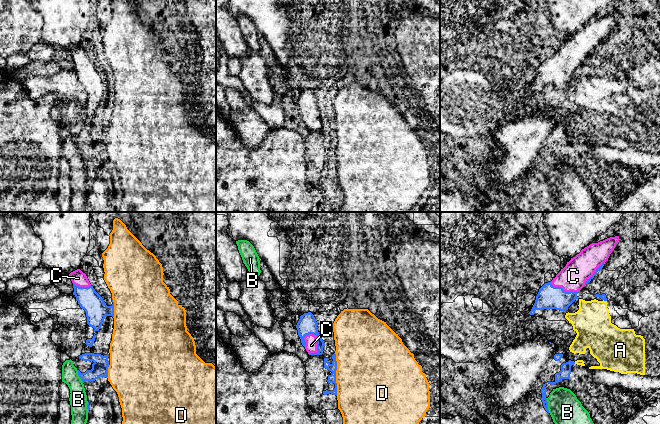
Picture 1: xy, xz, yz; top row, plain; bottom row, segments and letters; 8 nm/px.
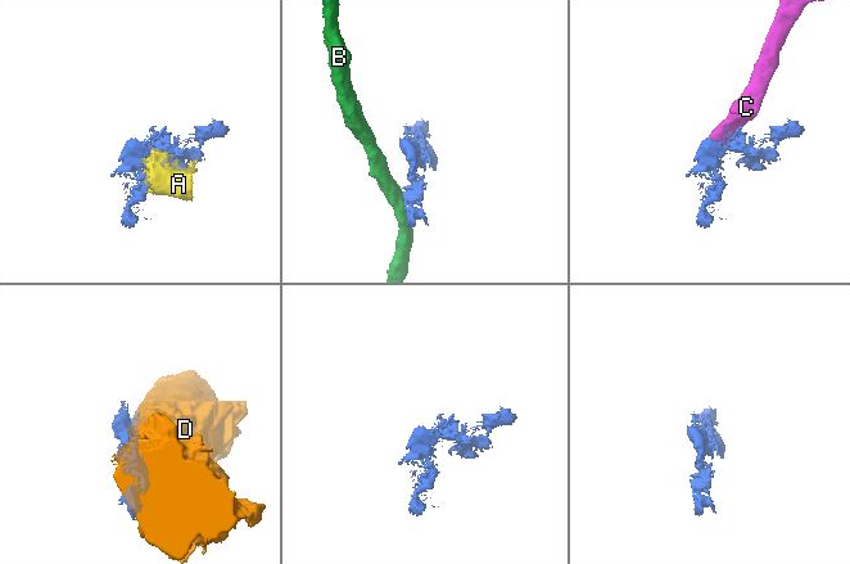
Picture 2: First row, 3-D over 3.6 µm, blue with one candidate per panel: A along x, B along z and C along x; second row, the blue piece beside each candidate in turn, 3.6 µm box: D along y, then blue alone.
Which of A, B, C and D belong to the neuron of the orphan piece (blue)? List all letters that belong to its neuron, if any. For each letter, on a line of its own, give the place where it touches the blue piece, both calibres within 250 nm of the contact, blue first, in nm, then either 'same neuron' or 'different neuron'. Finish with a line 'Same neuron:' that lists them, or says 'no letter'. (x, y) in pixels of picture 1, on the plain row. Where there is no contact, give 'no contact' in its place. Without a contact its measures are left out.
A: meets blue in yz at (605, 76); 50 nm thick on the blue side, 300 nm on the other; different neuron
B: meets blue in yz at (547, 181); 60 nm thick on the blue side, 280 nm on the other; different neuron
C: meets blue in xz at (317, 122); 150 nm thick on the blue side, 100 nm on the other; same neuron
D: meets blue in xz at (335, 150); 70 nm thick on the blue side, 500 nm on the other; different neuron
Same neuron: C

